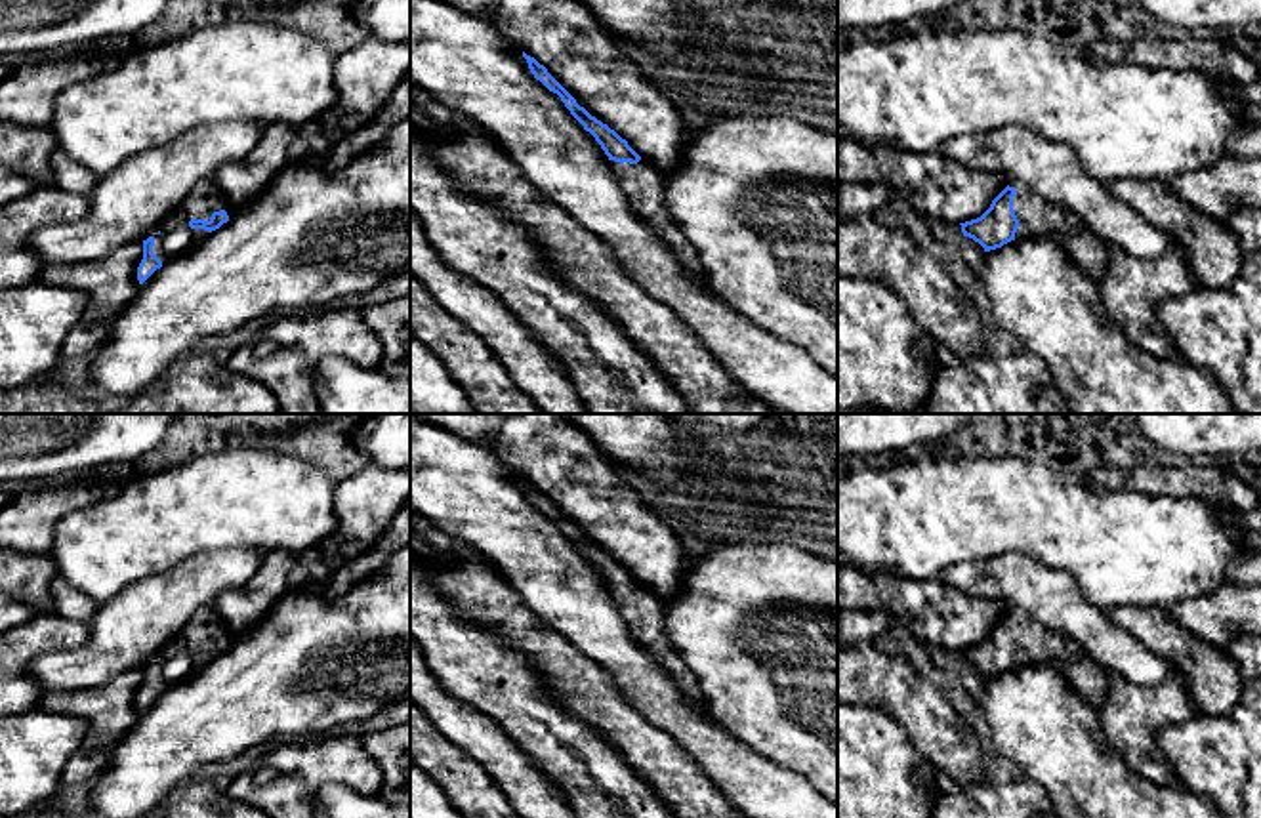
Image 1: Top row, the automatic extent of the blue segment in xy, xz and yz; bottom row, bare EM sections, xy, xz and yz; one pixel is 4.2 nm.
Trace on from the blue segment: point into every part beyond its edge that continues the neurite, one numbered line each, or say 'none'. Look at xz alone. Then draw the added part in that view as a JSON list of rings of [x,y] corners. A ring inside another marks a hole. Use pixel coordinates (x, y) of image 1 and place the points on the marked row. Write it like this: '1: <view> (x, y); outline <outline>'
1: xz (643, 184); outline [[[641,158],[637,164],[620,164],[610,160],[610,168],[616,174],[633,212],[651,225],[658,240],[672,248],[679,265],[700,284],[704,284],[698,254],[673,223],[666,204],[666,175],[645,158]]]

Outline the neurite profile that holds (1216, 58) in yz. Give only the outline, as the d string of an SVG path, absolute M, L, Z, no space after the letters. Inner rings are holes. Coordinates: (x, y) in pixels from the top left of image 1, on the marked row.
M1221 34L1213 40L1137 38L1127 44L1126 59L1147 69L1200 71L1223 84L1248 84L1261 78L1253 59L1236 51Z

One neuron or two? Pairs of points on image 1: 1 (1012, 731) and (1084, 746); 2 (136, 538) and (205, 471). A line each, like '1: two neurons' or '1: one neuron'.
1: one neuron
2: one neuron

